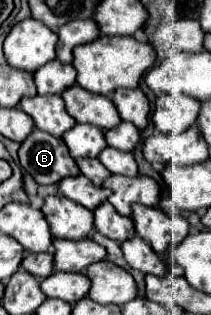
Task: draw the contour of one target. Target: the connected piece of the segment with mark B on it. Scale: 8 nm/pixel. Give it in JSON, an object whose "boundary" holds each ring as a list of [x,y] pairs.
{"boundary":[[[33,129],[19,149],[21,167],[39,183],[53,185],[65,177],[79,175],[77,163],[71,159],[63,139]]]}

